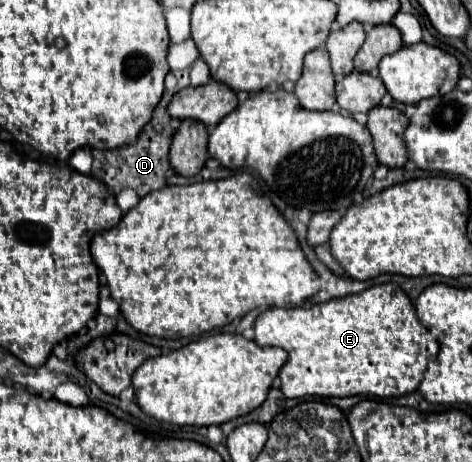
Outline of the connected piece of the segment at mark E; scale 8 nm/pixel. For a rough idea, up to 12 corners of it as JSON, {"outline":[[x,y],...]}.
{"outline":[[395,282],[271,308],[287,398],[417,390],[439,352]]}

